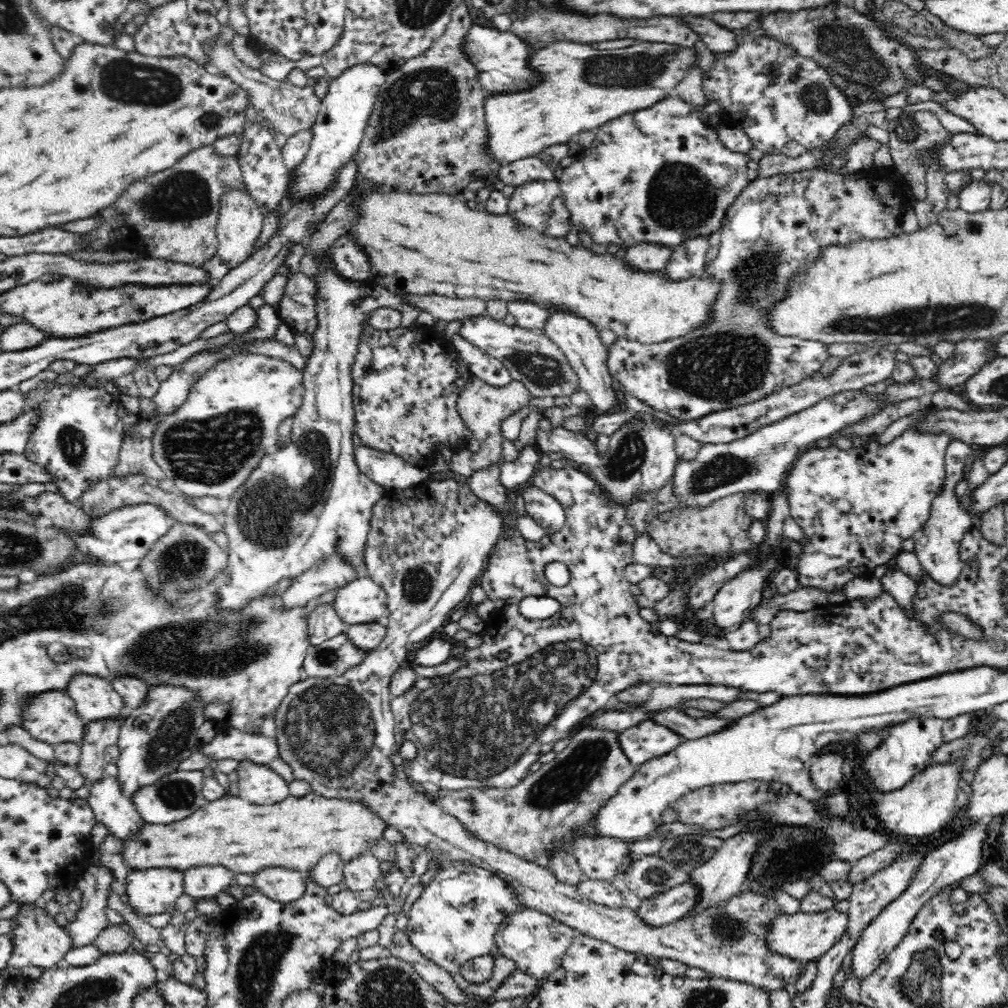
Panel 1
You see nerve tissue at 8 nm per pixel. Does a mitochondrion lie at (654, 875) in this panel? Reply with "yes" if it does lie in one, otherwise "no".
yes

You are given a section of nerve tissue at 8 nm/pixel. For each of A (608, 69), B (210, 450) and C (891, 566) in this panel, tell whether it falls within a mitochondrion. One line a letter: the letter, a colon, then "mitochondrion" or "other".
A: mitochondrion
B: mitochondrion
C: other

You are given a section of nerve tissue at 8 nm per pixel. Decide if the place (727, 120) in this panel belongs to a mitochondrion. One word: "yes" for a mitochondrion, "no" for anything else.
no

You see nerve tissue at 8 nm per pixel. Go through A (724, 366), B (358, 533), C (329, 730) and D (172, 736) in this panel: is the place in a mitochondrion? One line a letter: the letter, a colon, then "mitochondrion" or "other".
A: mitochondrion
B: other
C: mitochondrion
D: mitochondrion

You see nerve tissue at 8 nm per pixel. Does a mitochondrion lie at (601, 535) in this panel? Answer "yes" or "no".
no

